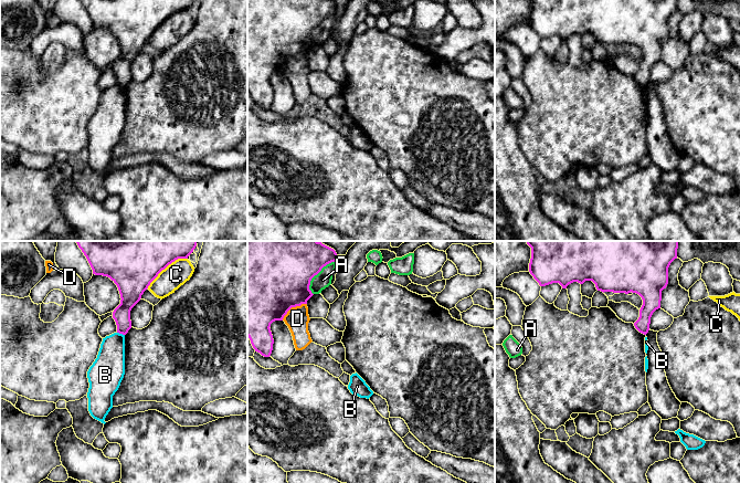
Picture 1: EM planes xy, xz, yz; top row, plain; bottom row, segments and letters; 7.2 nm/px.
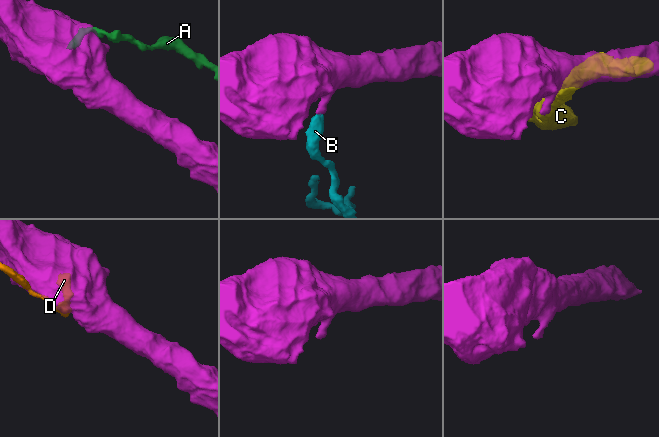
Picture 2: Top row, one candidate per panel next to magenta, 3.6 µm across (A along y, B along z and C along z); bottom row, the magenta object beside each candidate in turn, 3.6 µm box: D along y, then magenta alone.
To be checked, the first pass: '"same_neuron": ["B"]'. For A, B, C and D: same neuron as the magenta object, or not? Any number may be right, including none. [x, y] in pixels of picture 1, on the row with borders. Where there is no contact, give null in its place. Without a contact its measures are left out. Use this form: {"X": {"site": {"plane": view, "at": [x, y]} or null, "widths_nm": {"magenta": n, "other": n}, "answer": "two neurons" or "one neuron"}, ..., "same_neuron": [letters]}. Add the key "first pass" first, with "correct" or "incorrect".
{"first pass": "incorrect", "A": {"site": {"plane": "xz", "at": [315, 274]}, "widths_nm": {"magenta": 500, "other": 120}, "answer": "two neurons"}, "B": {"site": {"plane": "xy", "at": [120, 333]}, "widths_nm": {"magenta": 130, "other": 220}, "answer": "two neurons"}, "C": {"site": {"plane": "xy", "at": [166, 266]}, "widths_nm": {"magenta": 500, "other": 180}, "answer": "two neurons"}, "D": {"site": {"plane": "xz", "at": [293, 306]}, "widths_nm": {"magenta": 500, "other": 170}, "answer": "two neurons"}, "same_neuron": []}

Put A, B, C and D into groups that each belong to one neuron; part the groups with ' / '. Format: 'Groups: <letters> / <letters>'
Groups: A / B / C / D

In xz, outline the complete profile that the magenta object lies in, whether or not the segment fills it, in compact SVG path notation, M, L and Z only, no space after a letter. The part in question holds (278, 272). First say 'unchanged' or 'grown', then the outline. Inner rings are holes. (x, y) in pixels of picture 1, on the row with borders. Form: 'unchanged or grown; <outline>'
unchanged; M247 241L247 337L255 351L271 356L274 344L271 324L283 321L292 307L307 304L314 295L309 290L311 279L336 260L336 251L318 241Z

